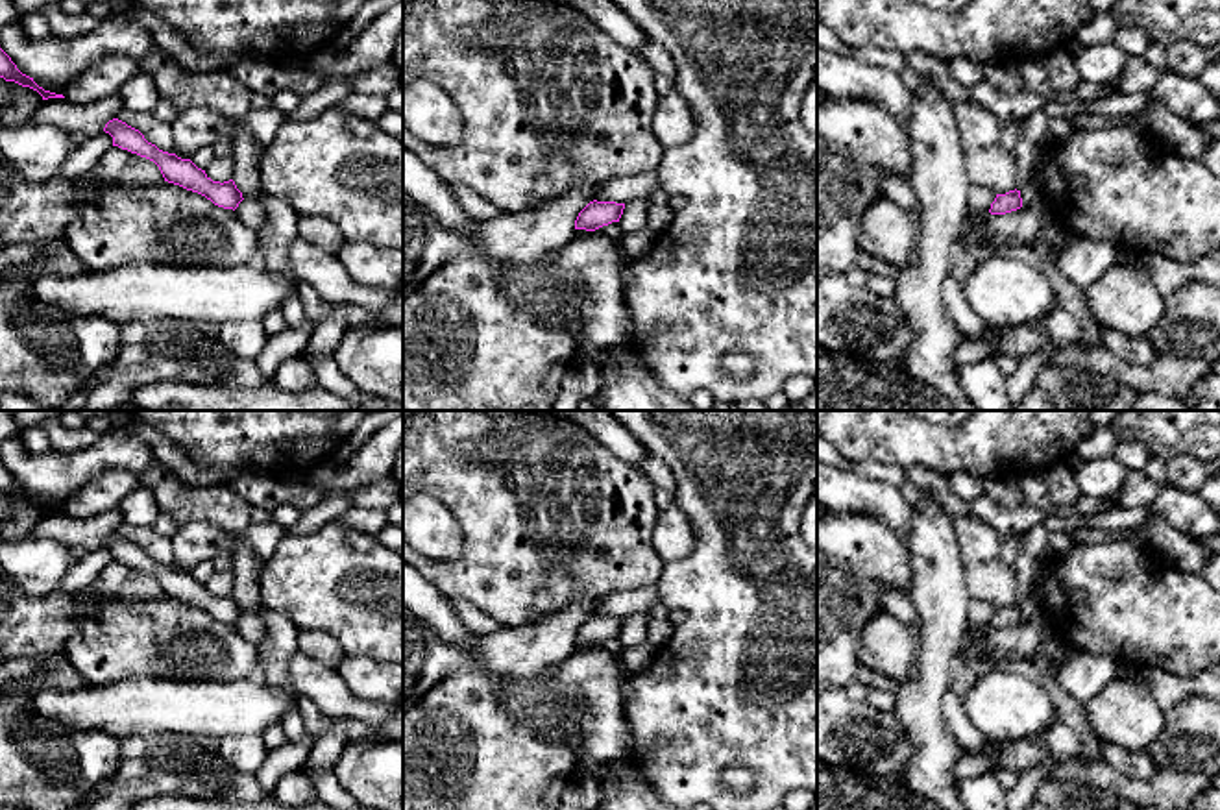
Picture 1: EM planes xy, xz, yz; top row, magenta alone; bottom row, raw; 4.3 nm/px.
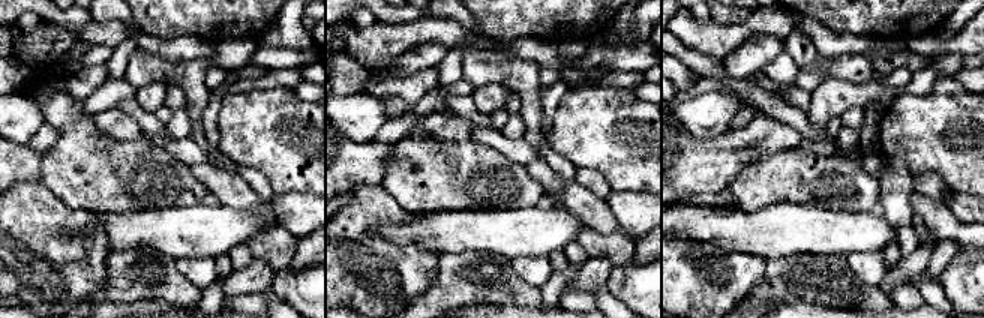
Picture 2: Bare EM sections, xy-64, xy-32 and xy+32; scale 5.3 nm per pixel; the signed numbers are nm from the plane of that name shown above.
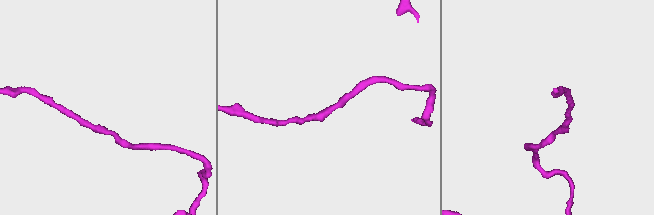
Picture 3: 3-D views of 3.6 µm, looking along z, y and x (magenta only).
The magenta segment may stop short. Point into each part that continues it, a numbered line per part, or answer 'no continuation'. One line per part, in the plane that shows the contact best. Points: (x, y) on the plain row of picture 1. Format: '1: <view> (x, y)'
no continuation

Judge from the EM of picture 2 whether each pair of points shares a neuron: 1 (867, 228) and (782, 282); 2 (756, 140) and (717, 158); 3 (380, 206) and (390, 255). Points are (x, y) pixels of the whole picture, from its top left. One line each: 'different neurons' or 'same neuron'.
1: different neurons
2: same neuron
3: same neuron

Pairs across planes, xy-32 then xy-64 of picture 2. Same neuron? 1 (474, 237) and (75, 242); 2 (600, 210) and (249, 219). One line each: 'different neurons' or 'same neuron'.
1: different neurons
2: different neurons

